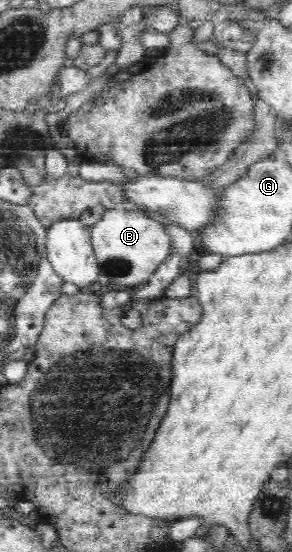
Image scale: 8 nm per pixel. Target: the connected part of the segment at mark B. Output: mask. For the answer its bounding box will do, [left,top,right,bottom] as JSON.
[88,206,174,290]

